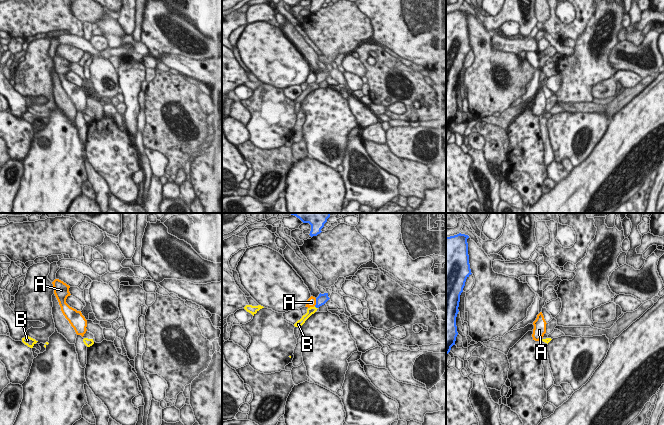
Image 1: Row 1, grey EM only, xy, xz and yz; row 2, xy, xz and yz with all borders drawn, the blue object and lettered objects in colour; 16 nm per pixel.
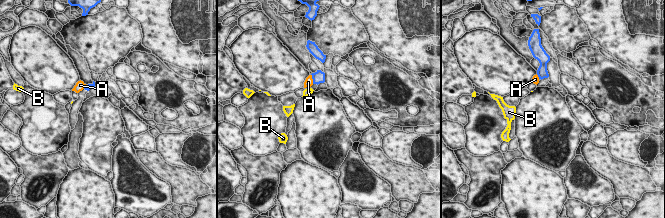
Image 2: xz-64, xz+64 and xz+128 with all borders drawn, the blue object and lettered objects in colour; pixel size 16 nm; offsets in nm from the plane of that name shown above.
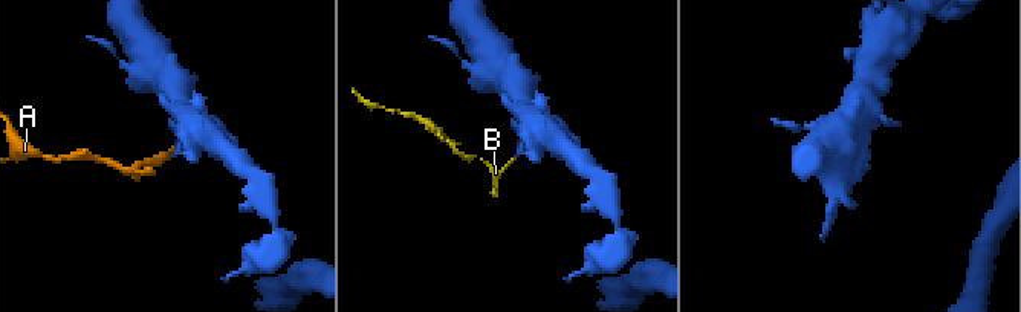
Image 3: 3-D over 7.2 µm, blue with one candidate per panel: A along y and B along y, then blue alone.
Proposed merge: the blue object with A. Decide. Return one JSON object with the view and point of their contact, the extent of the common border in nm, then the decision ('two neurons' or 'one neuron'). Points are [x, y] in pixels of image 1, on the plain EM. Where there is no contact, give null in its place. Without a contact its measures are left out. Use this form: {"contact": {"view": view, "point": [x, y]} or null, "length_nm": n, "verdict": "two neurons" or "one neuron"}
{"contact": {"view": "xz", "point": [316, 78]}, "length_nm": 130, "verdict": "two neurons"}

